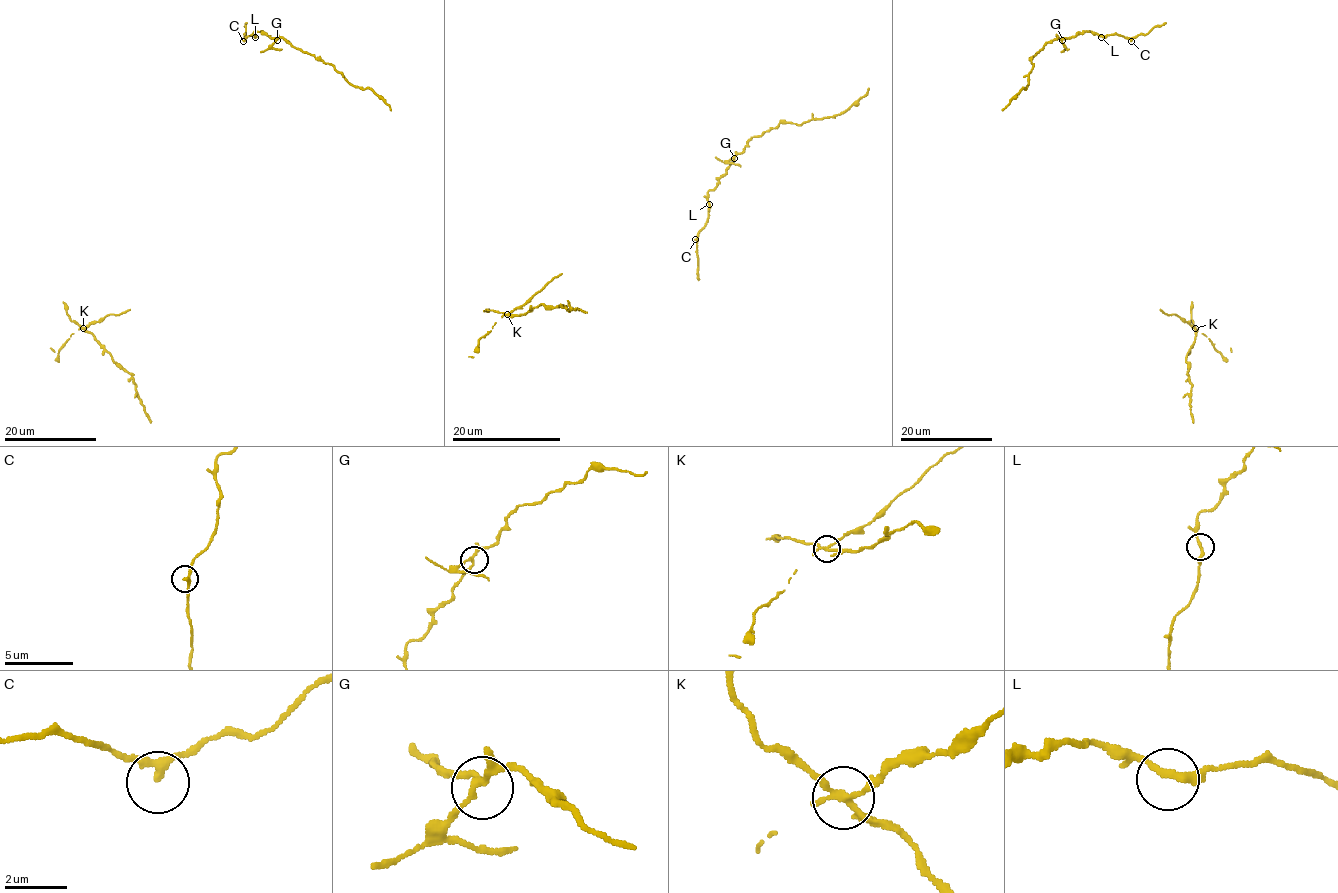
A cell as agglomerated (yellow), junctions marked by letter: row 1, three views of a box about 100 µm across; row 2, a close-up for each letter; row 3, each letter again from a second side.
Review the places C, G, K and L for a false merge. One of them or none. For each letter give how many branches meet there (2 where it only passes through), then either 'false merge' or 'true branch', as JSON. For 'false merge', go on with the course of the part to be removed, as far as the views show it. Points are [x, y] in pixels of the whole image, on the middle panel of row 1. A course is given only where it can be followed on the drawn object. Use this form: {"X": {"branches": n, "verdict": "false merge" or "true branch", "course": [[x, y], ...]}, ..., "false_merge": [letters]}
{"C": {"branches": 2, "verdict": "true branch"}, "G": {"branches": 4, "verdict": "true branch"}, "K": {"branches": 4, "verdict": "false merge", "course": [[507, 315], [524, 315], [540, 304], [563, 305], [568, 311], [587, 312]]}, "L": {"branches": 2, "verdict": "true branch"}, "false_merge": ["K"]}

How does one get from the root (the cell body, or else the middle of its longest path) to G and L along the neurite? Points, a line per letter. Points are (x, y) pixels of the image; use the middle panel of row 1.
G: (695, 239), (707, 219), (707, 192), (717, 185), (734, 158)
L: (695, 239), (707, 219), (709, 204)

